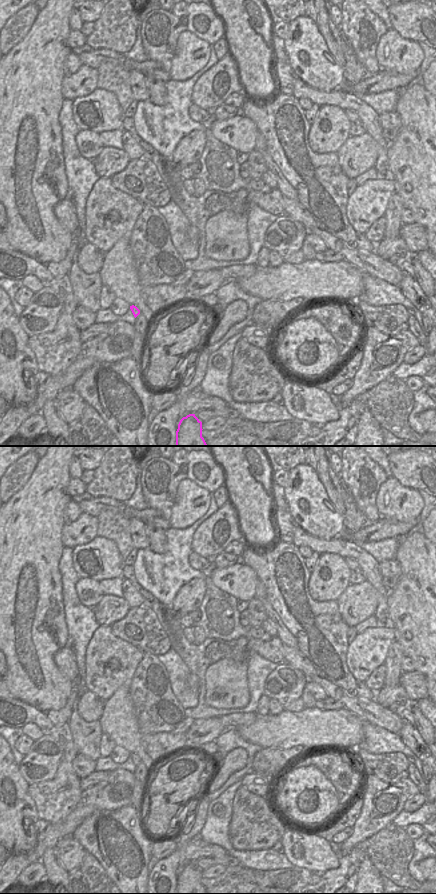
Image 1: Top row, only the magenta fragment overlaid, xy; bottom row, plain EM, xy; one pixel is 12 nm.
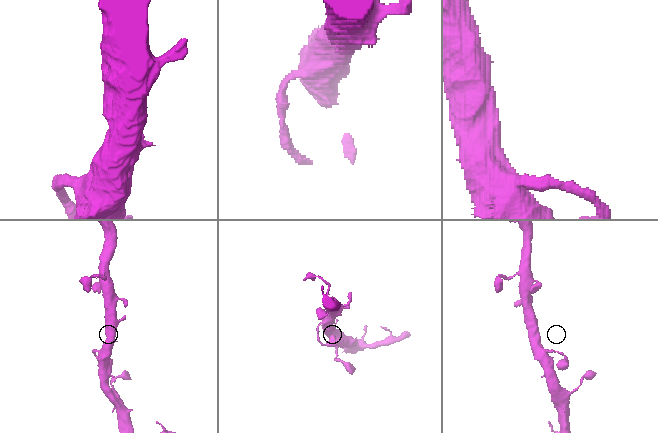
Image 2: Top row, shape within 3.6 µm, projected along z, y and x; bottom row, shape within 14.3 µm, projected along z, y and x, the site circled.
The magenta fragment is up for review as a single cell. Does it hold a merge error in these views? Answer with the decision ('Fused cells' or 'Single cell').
Single cell.

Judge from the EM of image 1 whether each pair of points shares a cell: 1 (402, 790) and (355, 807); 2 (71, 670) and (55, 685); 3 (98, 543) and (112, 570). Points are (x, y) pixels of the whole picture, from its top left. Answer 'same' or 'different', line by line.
1: different
2: different
3: same

